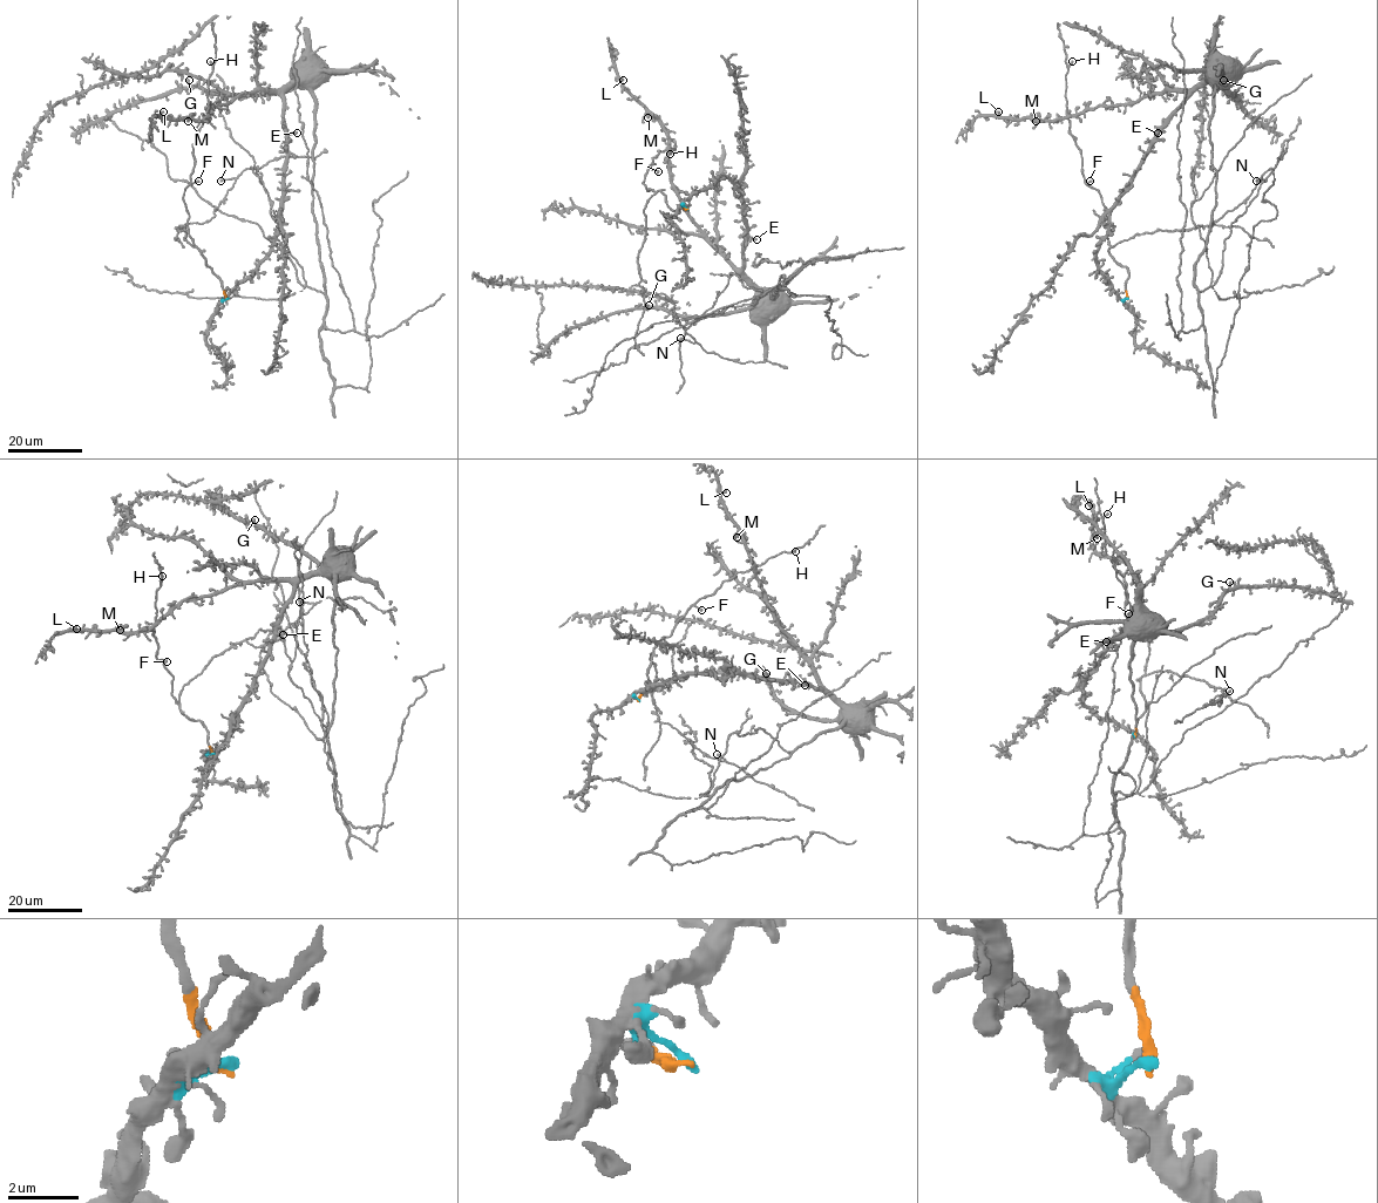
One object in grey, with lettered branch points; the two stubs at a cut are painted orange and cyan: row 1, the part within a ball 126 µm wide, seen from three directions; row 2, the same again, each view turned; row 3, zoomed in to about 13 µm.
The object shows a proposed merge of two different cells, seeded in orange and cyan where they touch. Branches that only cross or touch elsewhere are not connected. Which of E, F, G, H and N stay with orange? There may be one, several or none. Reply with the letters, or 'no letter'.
F, H, N

